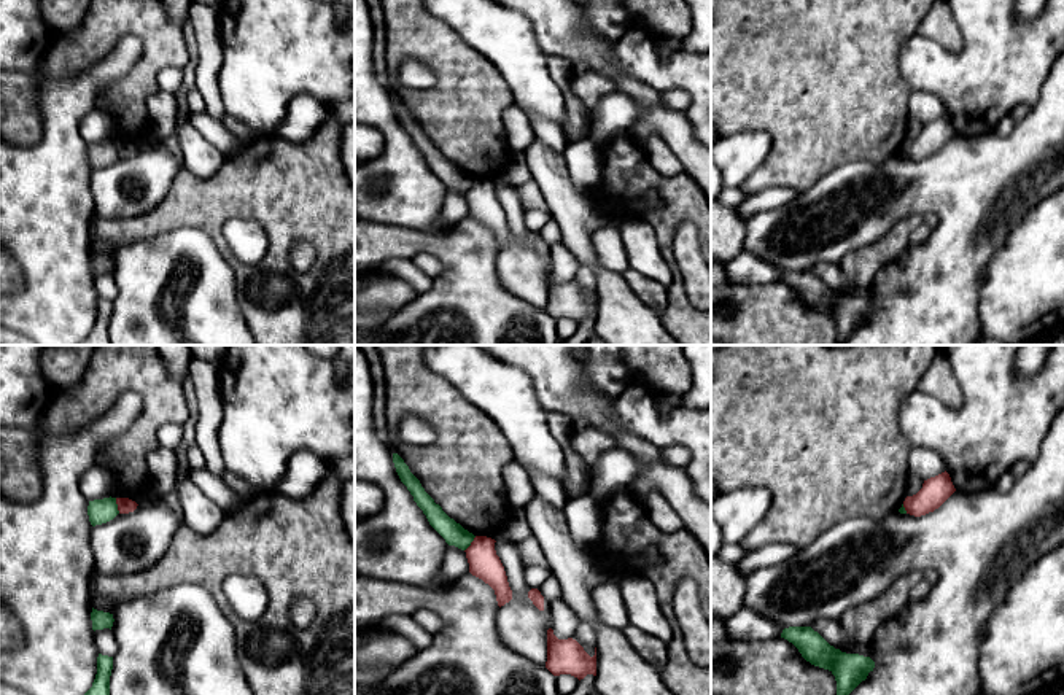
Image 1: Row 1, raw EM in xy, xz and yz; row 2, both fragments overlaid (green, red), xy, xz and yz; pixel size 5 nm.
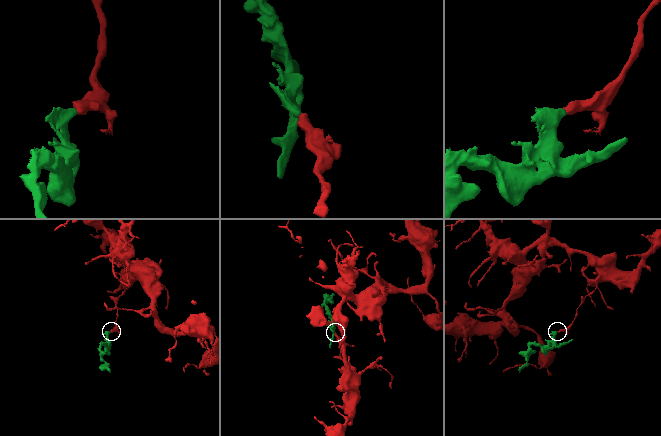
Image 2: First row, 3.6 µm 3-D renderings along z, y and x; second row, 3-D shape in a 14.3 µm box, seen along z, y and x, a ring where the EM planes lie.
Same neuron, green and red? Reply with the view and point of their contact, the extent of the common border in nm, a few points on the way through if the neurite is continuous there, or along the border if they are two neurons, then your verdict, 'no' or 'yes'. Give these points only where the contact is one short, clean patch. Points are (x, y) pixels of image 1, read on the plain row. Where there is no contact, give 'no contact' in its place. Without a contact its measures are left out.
xy (116, 150) | 80 nm | along xy (115, 142), (120, 156) | no

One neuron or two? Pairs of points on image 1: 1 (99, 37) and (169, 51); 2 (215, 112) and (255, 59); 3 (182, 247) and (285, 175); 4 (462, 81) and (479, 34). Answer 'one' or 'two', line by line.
1: one
2: two
3: two
4: two

